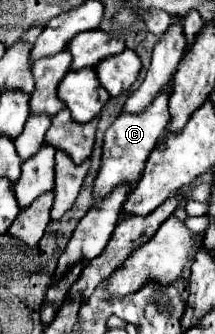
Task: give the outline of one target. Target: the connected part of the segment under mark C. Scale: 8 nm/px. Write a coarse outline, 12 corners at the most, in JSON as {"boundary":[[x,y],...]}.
{"boundary":[[168,83],[142,113],[122,113],[104,135],[94,181],[100,201],[138,181],[170,123]]}

